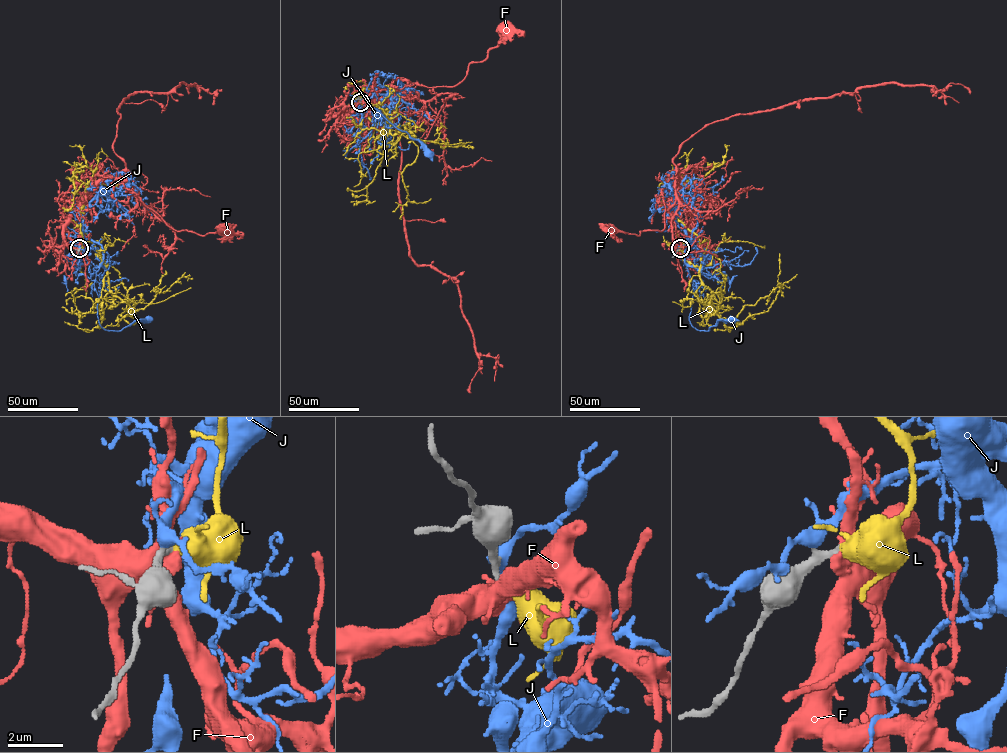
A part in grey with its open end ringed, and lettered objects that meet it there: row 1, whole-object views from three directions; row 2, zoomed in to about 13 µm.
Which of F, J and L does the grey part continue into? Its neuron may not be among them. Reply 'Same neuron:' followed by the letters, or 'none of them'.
Same neuron: L

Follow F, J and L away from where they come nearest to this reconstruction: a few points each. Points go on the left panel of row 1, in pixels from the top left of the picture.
F: (79, 248), (67, 243), (64, 226), (94, 184)
J: (79, 248), (84, 239), (91, 239), (102, 250), (94, 283), (100, 325), (119, 330), (147, 319)
L: (79, 248), (83, 221), (106, 270), (109, 291), (136, 317), (131, 324), (120, 315), (128, 290), (120, 274)

